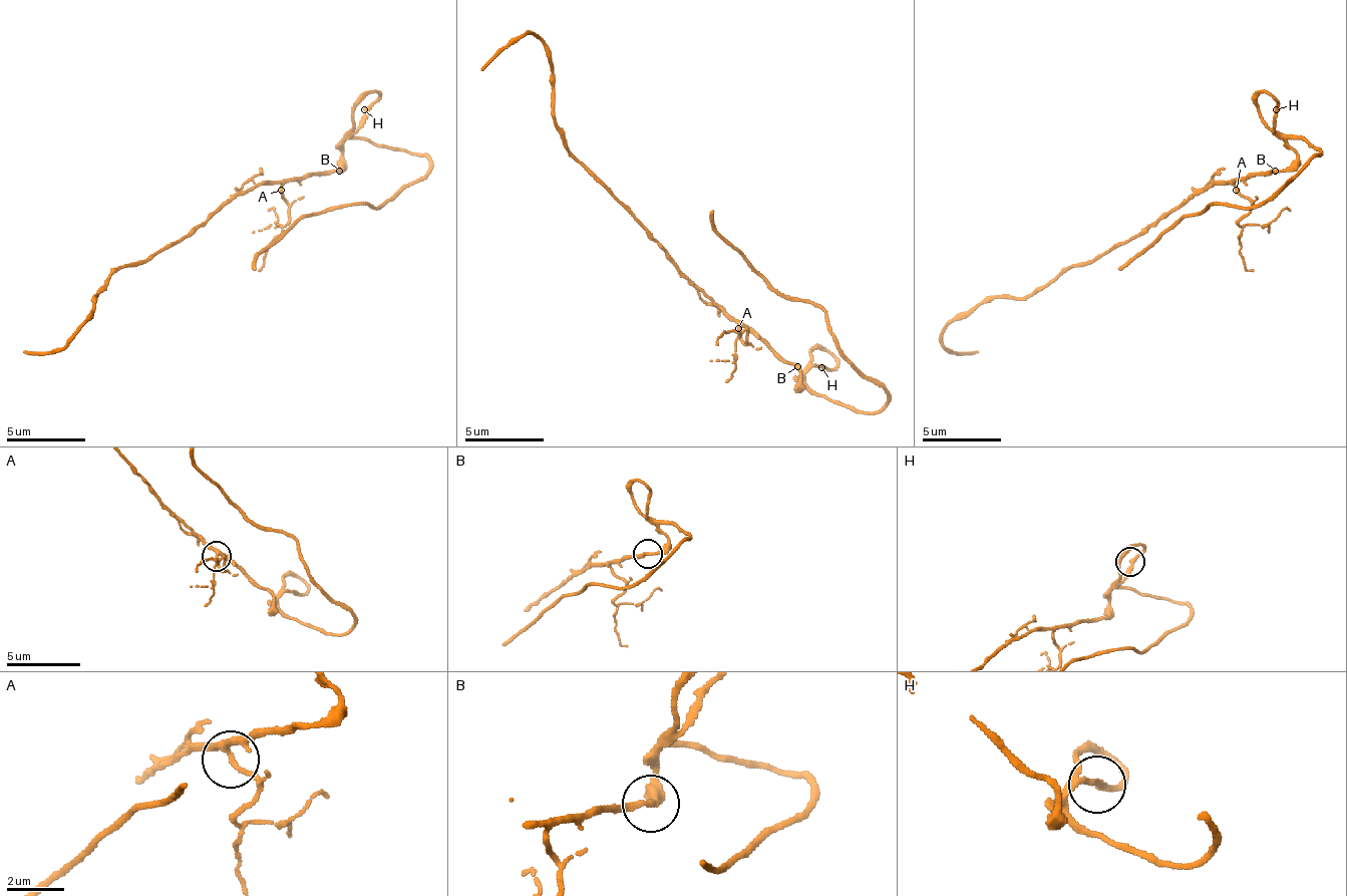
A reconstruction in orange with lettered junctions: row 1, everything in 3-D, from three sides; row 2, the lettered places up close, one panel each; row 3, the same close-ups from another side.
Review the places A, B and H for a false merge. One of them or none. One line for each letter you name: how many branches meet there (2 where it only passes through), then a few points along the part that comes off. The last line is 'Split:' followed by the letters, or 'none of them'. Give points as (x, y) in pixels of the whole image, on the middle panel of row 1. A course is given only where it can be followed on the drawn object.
B: branches 2; course (798, 367), (798, 387), (802, 379), (858, 411), (886, 403), (817, 308), (786, 300), (714, 228), (714, 209)
Split: B

